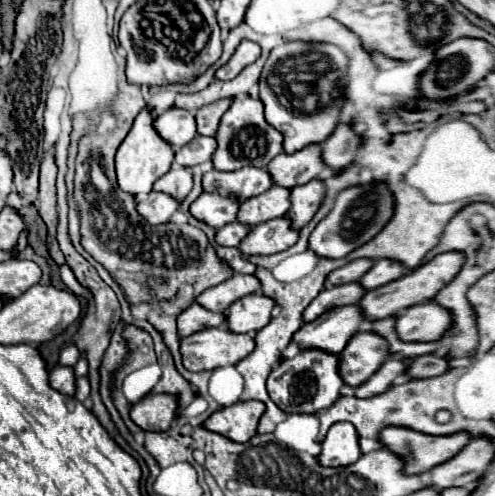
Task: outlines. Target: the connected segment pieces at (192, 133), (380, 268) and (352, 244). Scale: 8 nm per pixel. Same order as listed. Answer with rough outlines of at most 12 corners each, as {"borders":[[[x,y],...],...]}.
{"borders":[[[171,108],[155,118],[157,132],[179,150],[197,136],[195,116]],[[381,258],[359,282],[365,290],[401,278],[399,260]],[[385,182],[351,186],[309,238],[323,258],[345,258],[395,214]]]}

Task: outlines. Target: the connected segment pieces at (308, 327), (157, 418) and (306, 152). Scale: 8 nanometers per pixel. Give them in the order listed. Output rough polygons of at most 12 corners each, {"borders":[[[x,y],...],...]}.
{"borders":[[[357,304],[303,324],[293,342],[339,354],[363,322]],[[149,394],[131,408],[143,430],[169,430],[177,418],[175,394]],[[309,144],[269,162],[277,184],[293,188],[327,176],[321,146]]]}

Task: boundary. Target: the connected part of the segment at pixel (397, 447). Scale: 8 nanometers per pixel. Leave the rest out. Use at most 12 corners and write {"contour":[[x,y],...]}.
{"contour":[[389,426],[379,440],[421,474],[453,458],[471,440]]}

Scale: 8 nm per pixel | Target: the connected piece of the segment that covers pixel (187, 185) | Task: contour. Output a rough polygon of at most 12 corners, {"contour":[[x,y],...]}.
{"contour":[[179,164],[153,190],[183,200],[193,188],[191,168]]}

